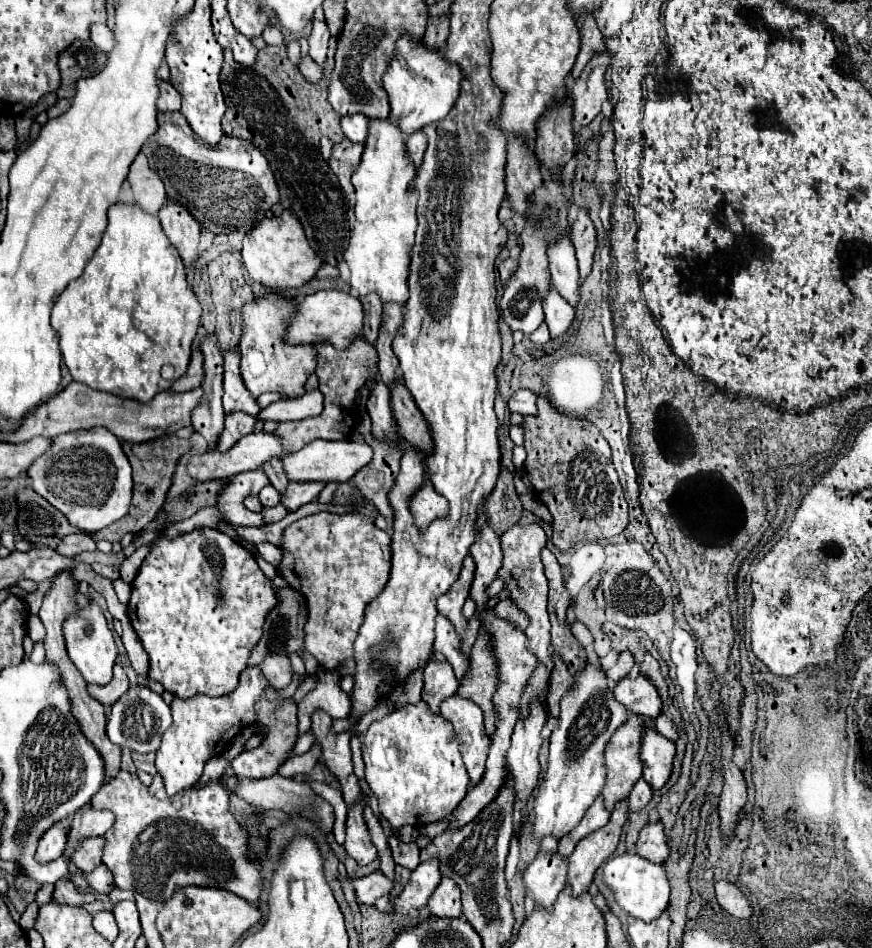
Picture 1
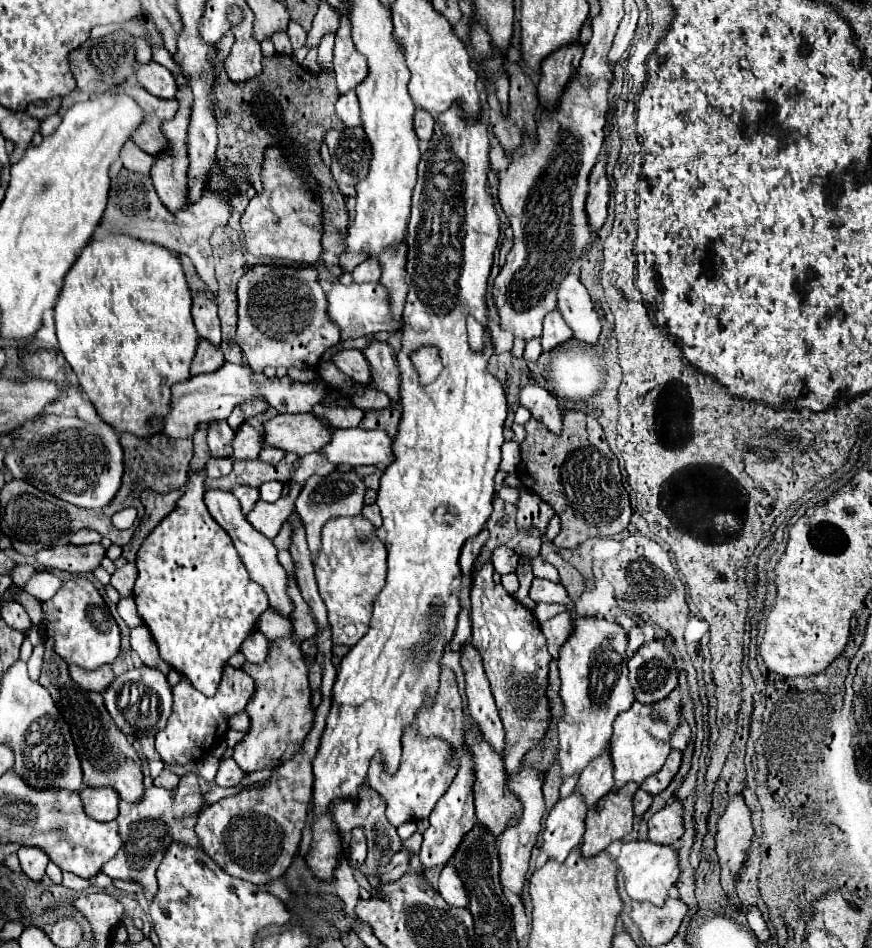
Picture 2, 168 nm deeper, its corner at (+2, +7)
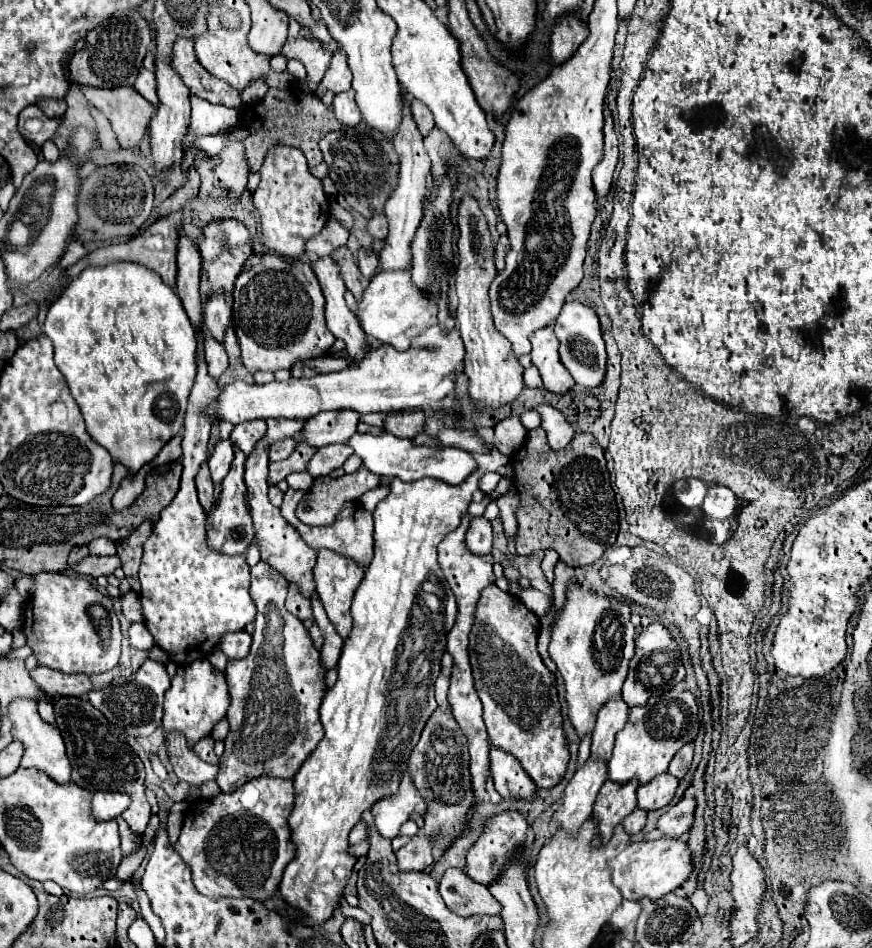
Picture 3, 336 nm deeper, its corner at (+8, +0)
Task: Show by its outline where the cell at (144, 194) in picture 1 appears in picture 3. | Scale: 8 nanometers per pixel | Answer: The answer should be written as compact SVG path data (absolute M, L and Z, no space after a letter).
M89 107L89 113L93 115L93 119L95 119L95 123L97 123L97 133L99 133L99 141L101 141L101 145L103 145L107 151L117 149L119 143L117 143L115 133L113 133L109 121L105 119L105 115L103 115L99 109L95 109L95 107Z

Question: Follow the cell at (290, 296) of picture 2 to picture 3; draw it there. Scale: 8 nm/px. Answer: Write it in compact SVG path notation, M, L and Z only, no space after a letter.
M263 255L259 263L243 271L233 291L233 329L241 345L241 359L249 373L291 369L301 359L323 355L335 341L325 323L325 301L321 285L309 263L299 259L285 259L281 255Z

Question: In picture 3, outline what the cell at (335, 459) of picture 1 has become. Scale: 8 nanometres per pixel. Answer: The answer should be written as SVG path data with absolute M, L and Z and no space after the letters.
M355 433L347 443L363 459L363 465L369 471L389 479L397 477L401 481L417 481L421 477L435 477L449 485L461 485L463 479L467 479L477 469L475 459L465 449L459 449L459 447L433 449L429 445L411 445L411 439L401 439L391 433L381 433L381 435Z

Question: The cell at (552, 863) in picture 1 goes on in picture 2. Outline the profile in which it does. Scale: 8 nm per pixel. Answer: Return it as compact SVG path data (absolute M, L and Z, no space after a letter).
M577 794L559 800L545 820L541 852L549 860L565 862L569 852L581 844L585 832L585 806Z

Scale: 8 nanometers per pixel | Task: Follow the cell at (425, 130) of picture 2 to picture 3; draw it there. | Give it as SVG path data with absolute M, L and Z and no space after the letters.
M411 101L411 111L413 111L413 117L415 117L415 121L417 121L417 127L419 127L419 131L423 133L423 135L427 135L433 127L435 127L435 123L433 123L433 117L431 117L431 111L427 109L427 105L423 105L421 101Z

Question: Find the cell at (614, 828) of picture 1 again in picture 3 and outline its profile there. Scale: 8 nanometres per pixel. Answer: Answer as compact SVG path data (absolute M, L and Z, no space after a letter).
M611 779L605 781L601 787L597 801L595 801L595 817L599 819L599 831L603 837L603 843L613 835L615 825L619 825L629 813L637 809L635 791L639 787L639 781L627 781L627 785L615 785Z

